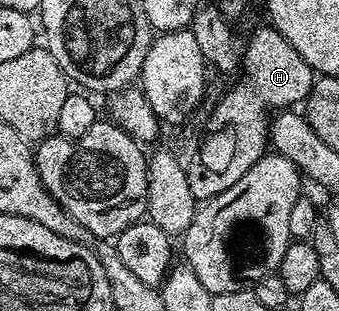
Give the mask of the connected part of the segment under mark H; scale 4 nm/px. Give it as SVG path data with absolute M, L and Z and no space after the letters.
M265 24L250 39L245 39L244 49L240 54L240 73L233 79L234 87L219 100L214 106L214 111L210 114L210 119L206 122L206 131L202 134L202 139L198 142L198 151L191 156L190 162L186 166L188 176L188 188L192 188L192 196L195 200L209 200L215 198L220 192L232 188L256 160L260 160L268 150L268 119L272 112L281 112L287 108L294 108L305 103L310 97L310 89L314 83L316 72L284 40L284 36L275 30L273 25Z

